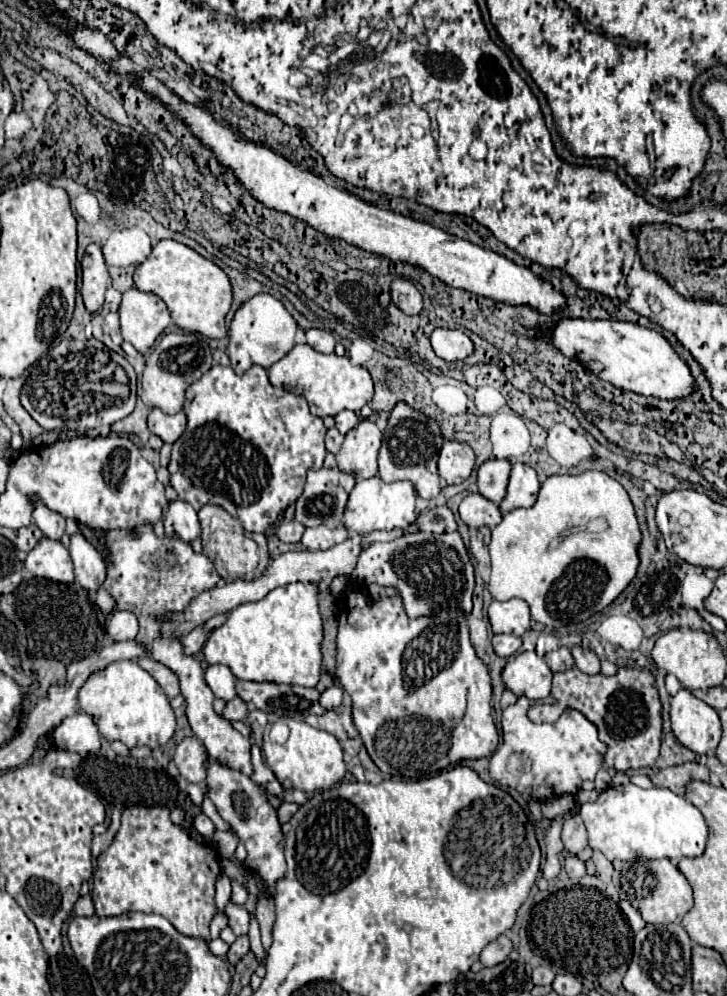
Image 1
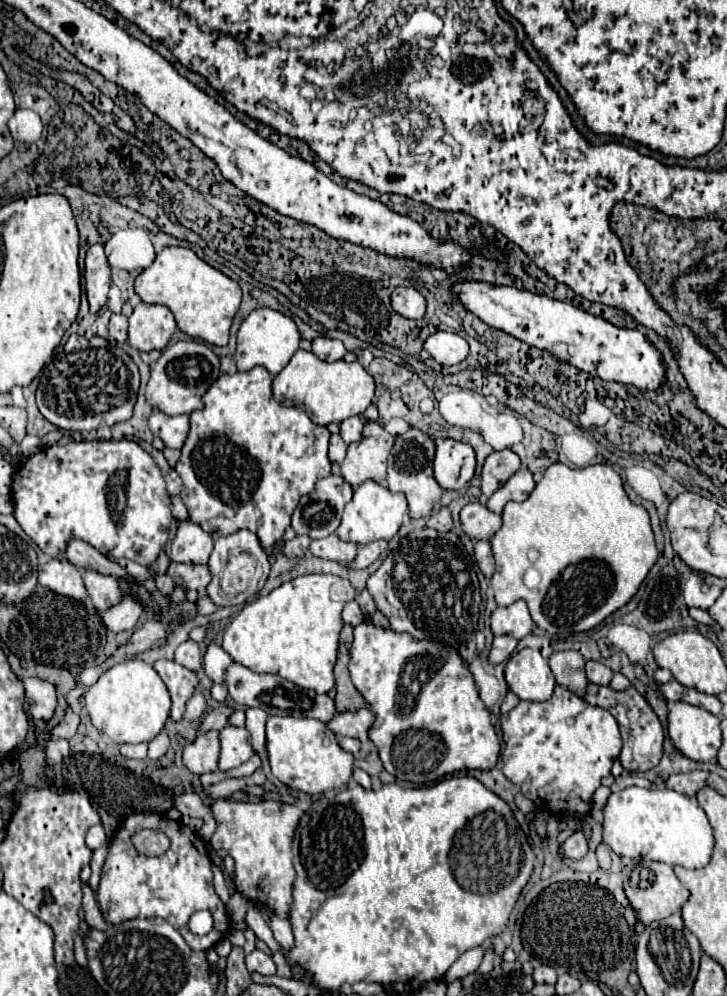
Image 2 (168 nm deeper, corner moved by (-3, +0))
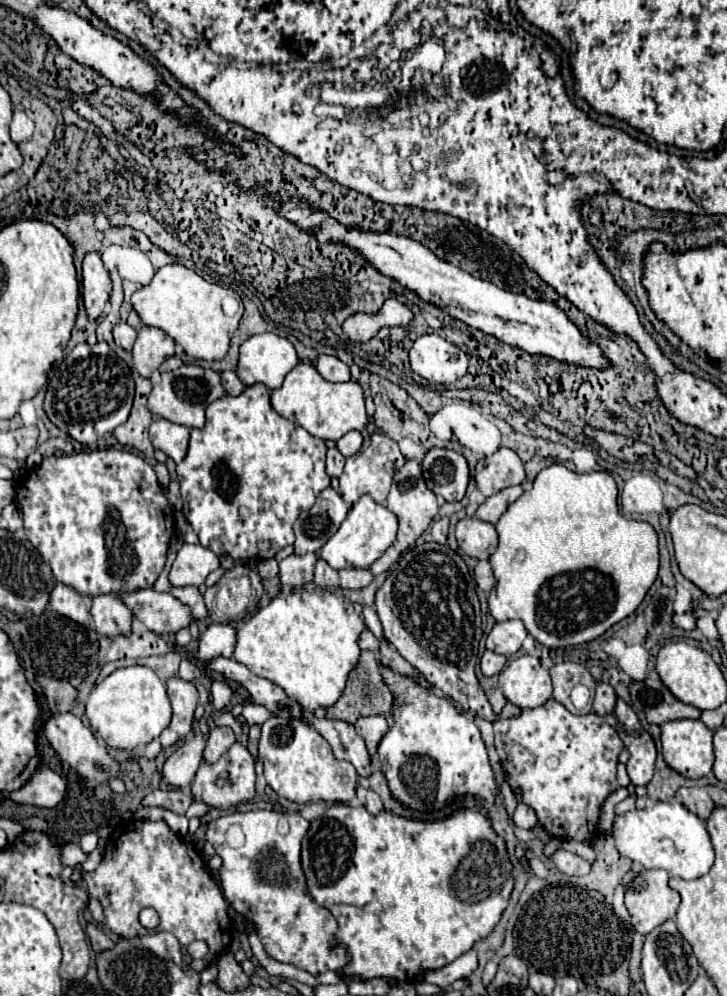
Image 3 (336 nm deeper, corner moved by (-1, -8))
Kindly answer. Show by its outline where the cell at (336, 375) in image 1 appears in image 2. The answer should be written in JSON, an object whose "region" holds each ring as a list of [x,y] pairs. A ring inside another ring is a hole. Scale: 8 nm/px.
{"region":[[[298,350],[288,366],[274,376],[274,398],[278,402],[288,400],[294,406],[300,406],[314,424],[328,426],[330,422],[342,422],[350,416],[362,416],[370,406],[374,396],[374,380],[358,362],[324,362],[312,352]]]}

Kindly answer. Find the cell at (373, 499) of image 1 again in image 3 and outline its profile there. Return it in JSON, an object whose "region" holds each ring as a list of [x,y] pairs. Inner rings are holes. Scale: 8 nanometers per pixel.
{"region":[[[364,494],[348,512],[346,520],[340,524],[338,532],[320,548],[318,556],[326,560],[334,570],[338,568],[368,568],[376,558],[380,558],[386,548],[396,540],[398,518],[386,506],[374,502],[368,494]]]}

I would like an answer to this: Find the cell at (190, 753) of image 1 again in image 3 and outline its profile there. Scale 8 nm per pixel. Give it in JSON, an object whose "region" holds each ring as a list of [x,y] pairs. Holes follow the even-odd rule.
{"region":[[[212,728],[210,734],[208,734],[208,742],[206,742],[206,748],[204,748],[204,762],[208,764],[214,764],[228,748],[230,744],[234,742],[234,732],[230,728]]]}

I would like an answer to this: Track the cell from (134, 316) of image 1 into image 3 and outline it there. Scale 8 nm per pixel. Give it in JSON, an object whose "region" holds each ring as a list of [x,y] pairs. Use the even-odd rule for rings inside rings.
{"region":[[[140,324],[138,336],[132,348],[132,356],[140,376],[150,378],[150,374],[158,370],[158,366],[166,358],[174,356],[174,340],[160,328]]]}

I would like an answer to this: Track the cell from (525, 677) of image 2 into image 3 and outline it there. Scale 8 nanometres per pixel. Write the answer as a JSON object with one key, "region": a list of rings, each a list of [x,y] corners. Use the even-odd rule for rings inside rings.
{"region":[[[520,656],[500,672],[500,688],[508,702],[520,708],[538,708],[552,698],[552,682],[536,656]]]}

